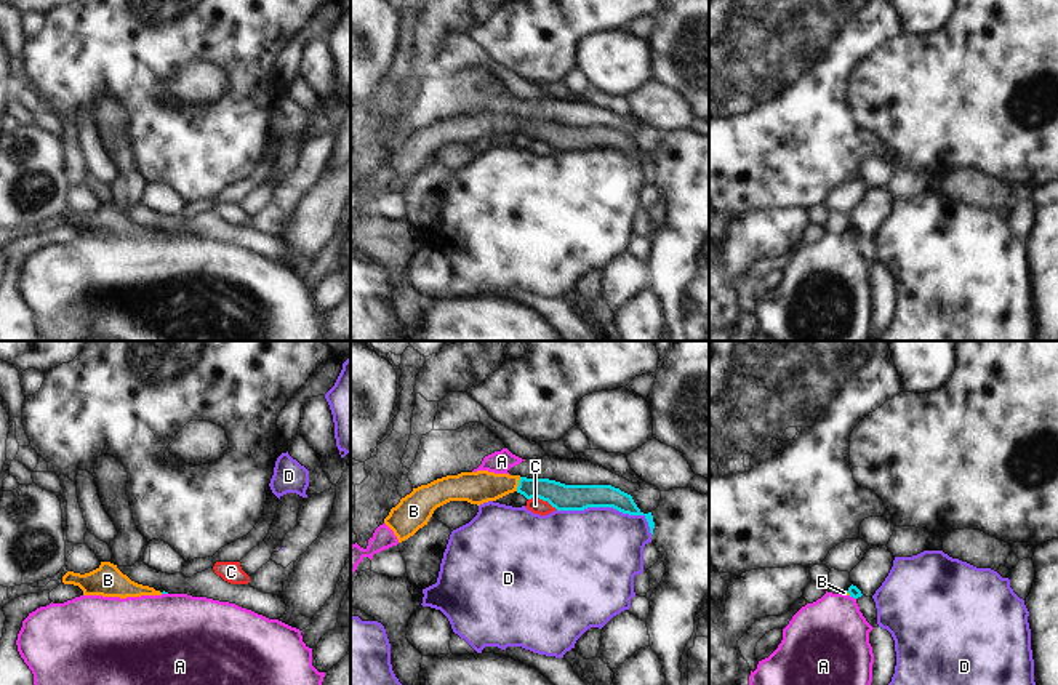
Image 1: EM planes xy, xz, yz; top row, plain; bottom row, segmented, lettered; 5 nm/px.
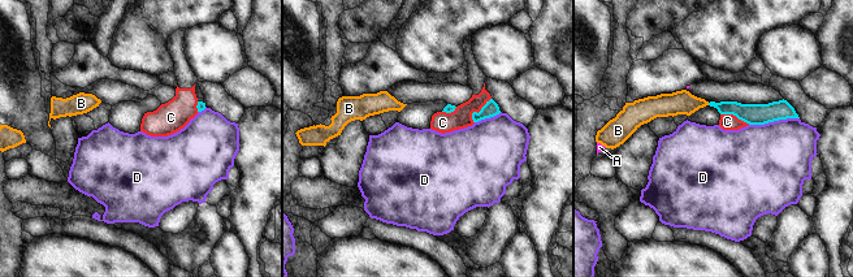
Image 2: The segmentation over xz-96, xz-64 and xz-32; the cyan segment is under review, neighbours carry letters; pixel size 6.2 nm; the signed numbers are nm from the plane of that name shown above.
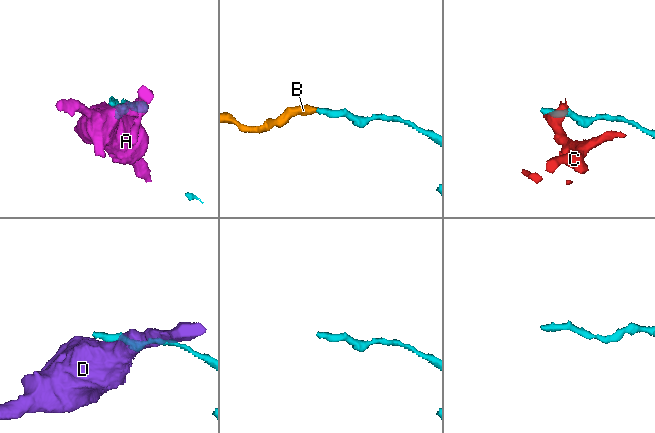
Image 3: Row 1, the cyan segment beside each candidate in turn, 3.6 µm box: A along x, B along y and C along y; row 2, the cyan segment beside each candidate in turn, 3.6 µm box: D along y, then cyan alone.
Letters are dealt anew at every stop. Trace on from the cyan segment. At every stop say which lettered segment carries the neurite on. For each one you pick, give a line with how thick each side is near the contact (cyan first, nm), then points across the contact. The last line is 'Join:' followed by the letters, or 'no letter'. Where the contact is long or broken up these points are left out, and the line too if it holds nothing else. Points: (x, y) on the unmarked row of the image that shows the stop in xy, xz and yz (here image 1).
B: 130/160 nm | across xz (562, 138), (519, 125), (479, 128)
Join: B

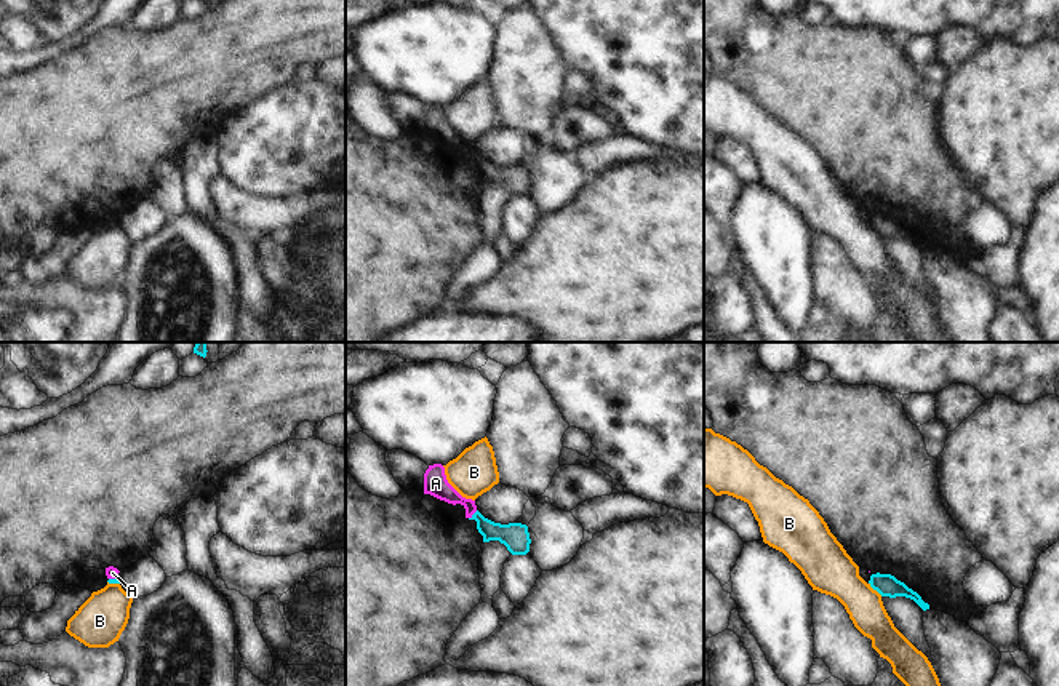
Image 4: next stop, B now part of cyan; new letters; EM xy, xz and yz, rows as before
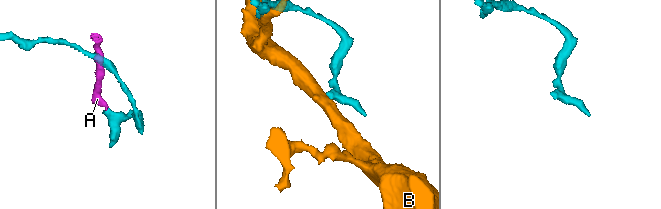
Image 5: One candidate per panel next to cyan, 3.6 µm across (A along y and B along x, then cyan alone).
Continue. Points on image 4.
Join: no letter

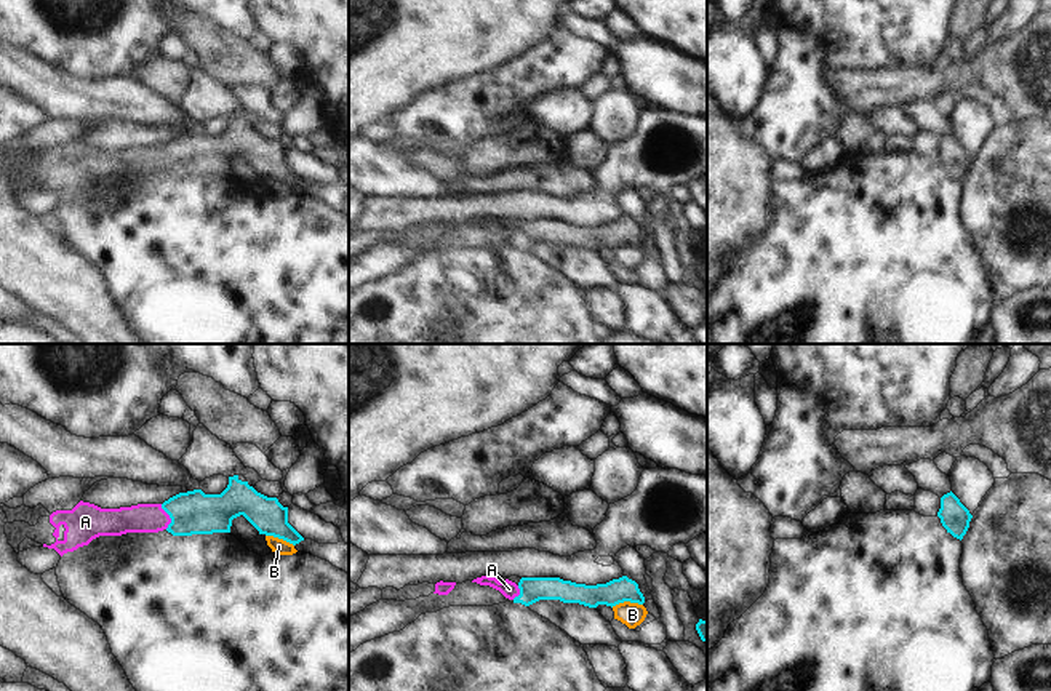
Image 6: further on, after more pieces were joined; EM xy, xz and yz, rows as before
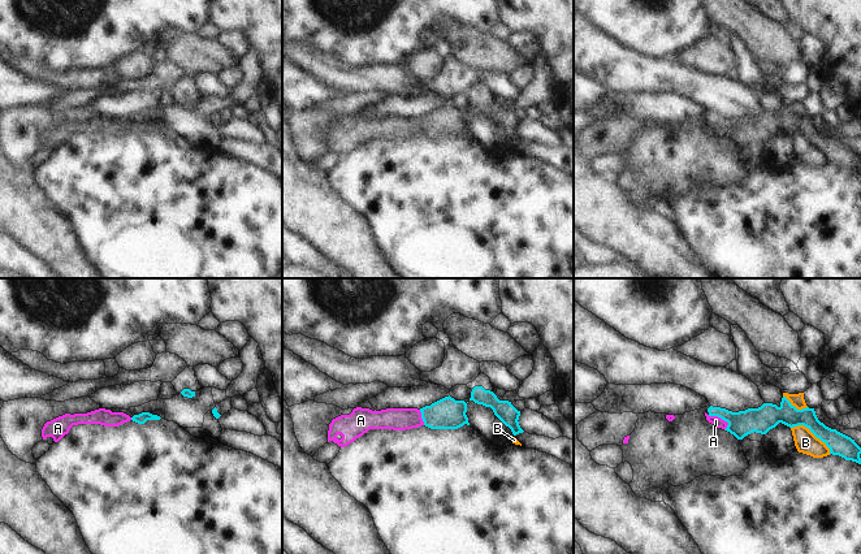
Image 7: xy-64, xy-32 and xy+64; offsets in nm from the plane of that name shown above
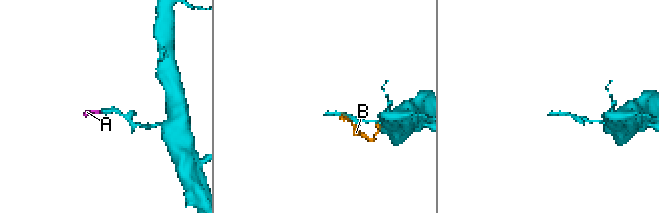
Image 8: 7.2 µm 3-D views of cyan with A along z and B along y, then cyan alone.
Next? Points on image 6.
A: 220/140 nm | across xy (194, 154), (170, 159), (144, 159)
Join: A

